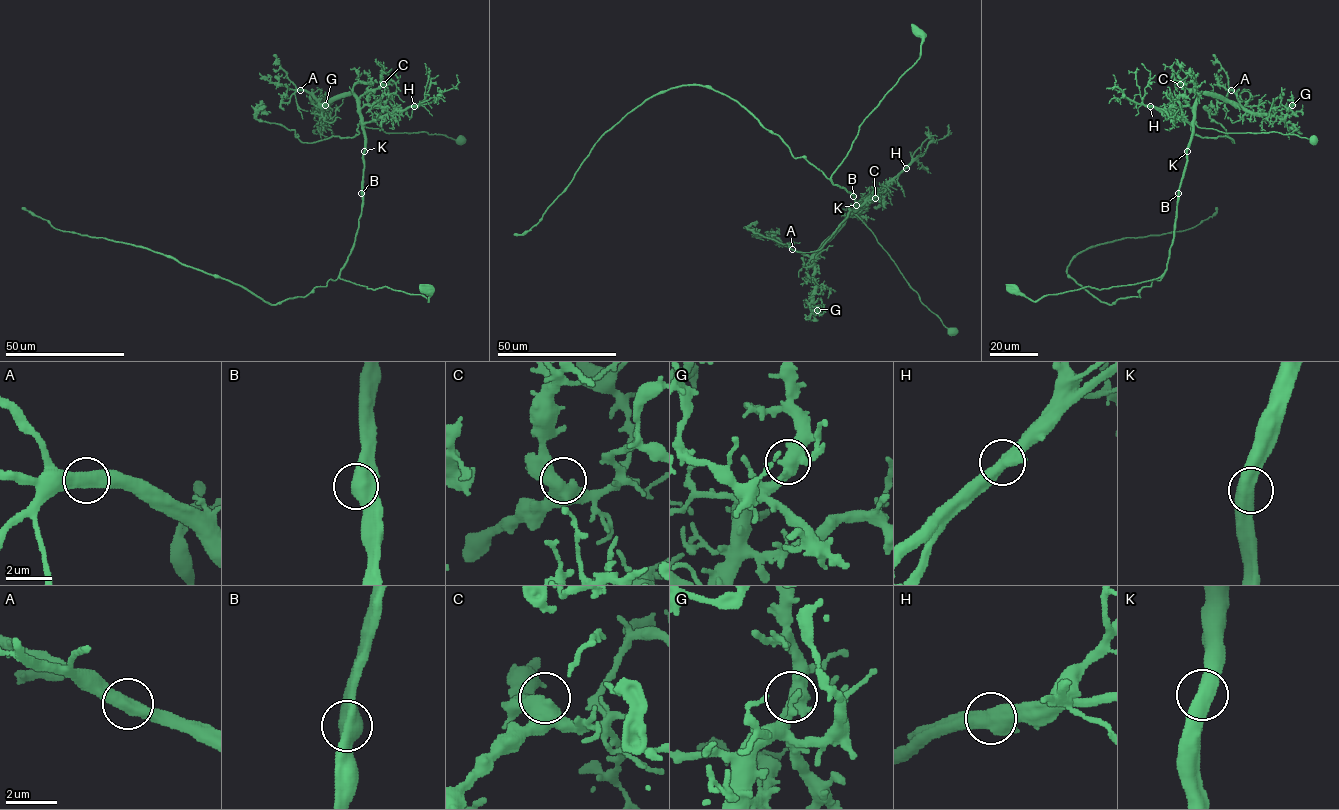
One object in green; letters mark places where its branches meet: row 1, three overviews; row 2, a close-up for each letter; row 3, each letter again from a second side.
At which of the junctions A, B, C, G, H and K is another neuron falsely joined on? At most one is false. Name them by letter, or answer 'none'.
H

